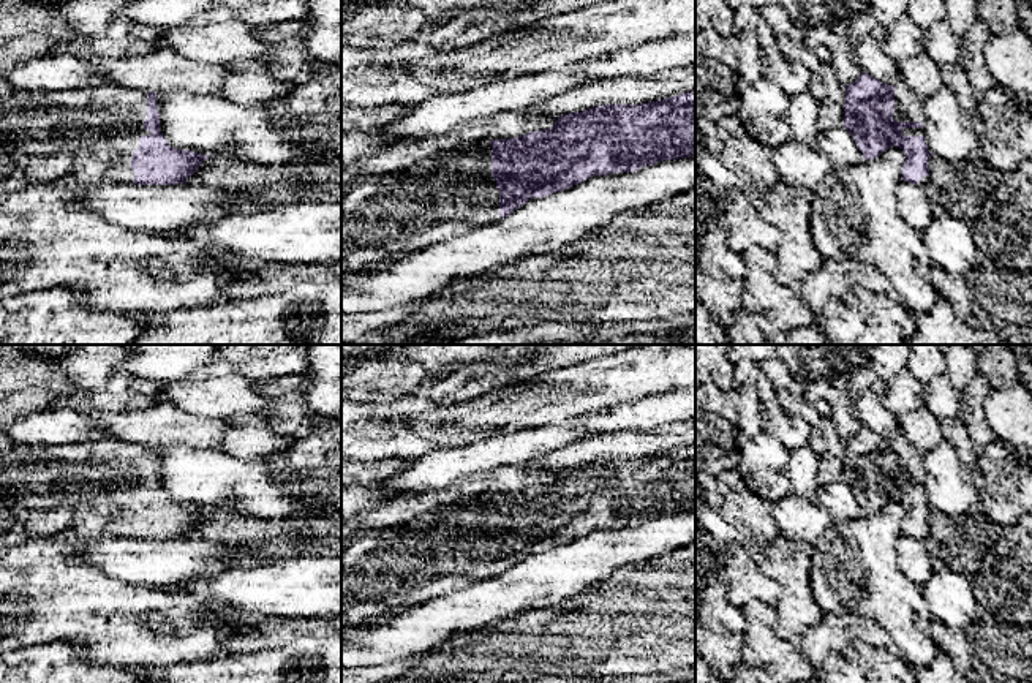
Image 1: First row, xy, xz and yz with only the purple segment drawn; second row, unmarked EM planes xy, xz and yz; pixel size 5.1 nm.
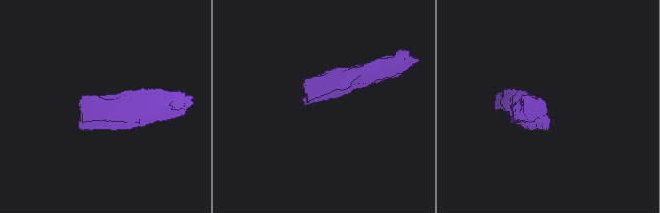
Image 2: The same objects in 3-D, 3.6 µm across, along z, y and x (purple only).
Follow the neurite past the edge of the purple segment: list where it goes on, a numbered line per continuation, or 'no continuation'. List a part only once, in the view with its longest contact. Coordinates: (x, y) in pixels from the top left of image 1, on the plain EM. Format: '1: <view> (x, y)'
1: yz (907, 457)

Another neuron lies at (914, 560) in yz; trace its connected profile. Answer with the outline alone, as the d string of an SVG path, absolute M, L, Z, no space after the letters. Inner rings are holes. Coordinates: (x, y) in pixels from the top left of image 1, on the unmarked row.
M902 534L895 549L901 571L913 585L923 587L934 572L925 542Z

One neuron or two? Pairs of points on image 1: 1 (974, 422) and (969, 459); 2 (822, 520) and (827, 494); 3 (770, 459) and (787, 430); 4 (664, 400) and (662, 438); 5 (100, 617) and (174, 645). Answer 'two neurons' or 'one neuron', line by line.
1: two neurons
2: two neurons
3: two neurons
4: two neurons
5: one neuron

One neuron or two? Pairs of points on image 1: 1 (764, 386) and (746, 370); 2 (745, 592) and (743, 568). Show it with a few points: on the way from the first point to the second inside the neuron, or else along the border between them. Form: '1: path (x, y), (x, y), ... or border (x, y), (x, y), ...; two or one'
1: path (760, 381), (751, 373); one
2: path (743, 585), (743, 574); one

